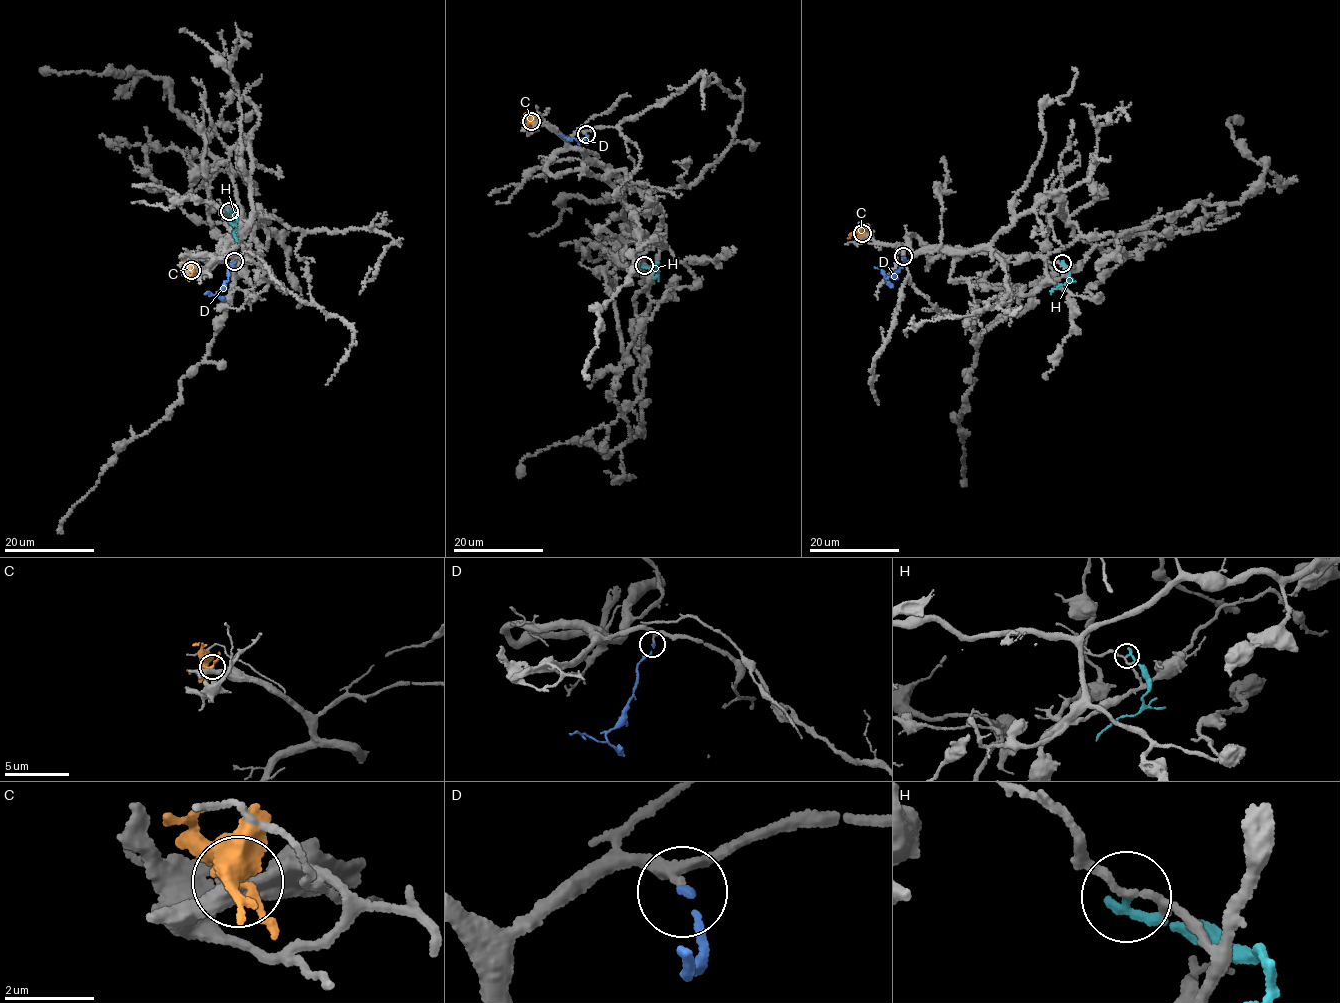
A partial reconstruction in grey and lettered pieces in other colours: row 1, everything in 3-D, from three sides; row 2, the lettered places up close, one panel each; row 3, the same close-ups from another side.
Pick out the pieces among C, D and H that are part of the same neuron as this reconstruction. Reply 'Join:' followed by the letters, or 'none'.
Join: D

